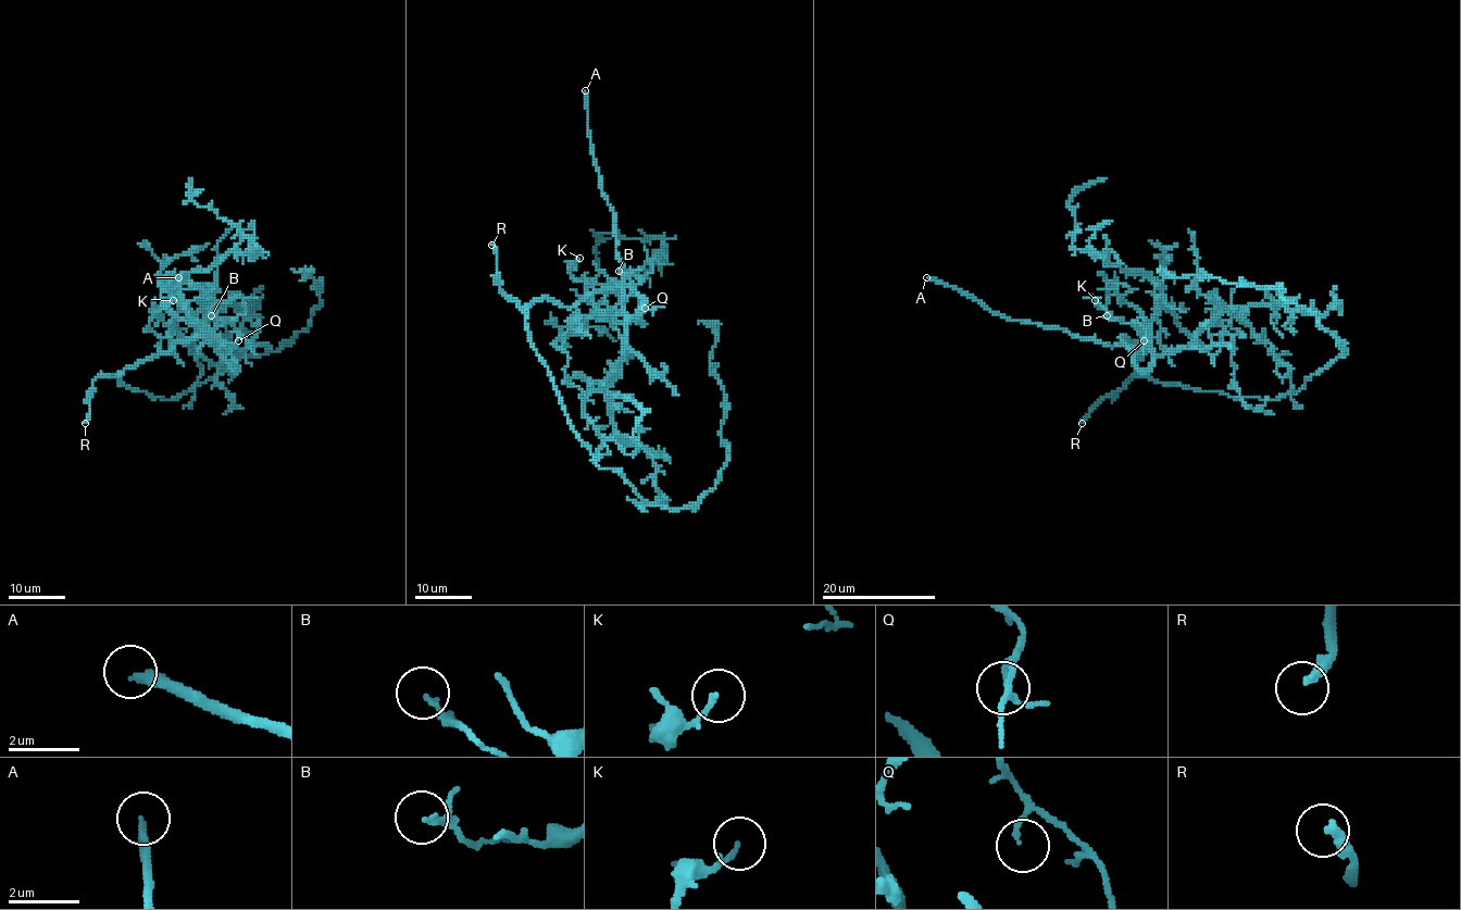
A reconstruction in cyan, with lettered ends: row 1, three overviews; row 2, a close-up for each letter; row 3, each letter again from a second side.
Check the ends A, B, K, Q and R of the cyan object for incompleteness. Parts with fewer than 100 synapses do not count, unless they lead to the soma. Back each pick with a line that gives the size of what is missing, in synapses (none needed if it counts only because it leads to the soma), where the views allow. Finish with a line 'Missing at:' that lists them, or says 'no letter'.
R: Roughly 350 synapses
Missing at: A, R

